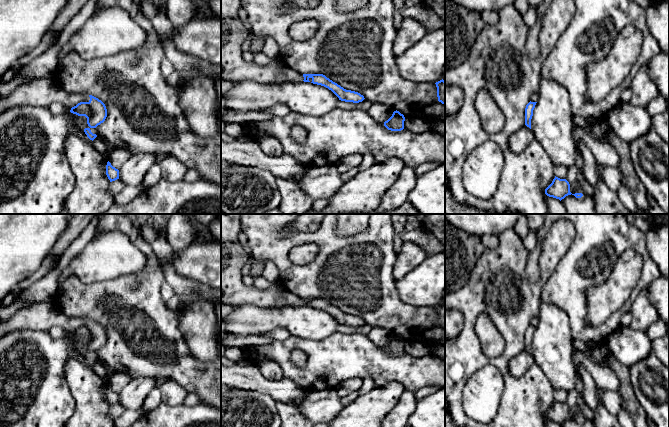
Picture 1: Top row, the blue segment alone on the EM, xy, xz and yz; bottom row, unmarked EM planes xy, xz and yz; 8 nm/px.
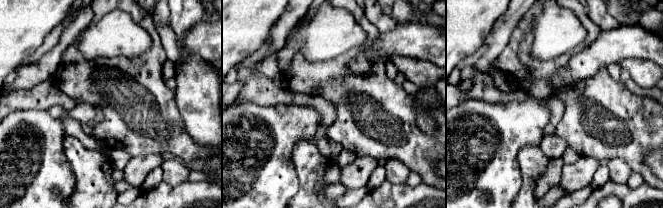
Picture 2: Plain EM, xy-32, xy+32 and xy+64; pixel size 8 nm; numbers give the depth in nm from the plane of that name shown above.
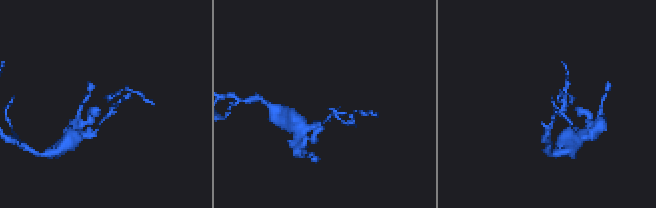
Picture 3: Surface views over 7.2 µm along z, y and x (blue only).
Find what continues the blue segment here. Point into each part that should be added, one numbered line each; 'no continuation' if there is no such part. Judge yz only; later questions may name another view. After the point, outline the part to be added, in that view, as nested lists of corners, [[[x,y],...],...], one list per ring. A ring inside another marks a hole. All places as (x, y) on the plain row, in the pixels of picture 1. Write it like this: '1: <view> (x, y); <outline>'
no continuation

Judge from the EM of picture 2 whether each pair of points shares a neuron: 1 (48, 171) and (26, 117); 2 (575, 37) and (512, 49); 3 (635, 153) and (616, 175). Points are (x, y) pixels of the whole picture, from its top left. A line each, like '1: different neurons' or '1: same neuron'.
1: same neuron
2: same neuron
3: different neurons

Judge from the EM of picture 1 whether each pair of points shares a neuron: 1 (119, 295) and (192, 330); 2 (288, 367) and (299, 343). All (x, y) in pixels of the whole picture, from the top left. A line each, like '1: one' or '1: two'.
1: two
2: one

